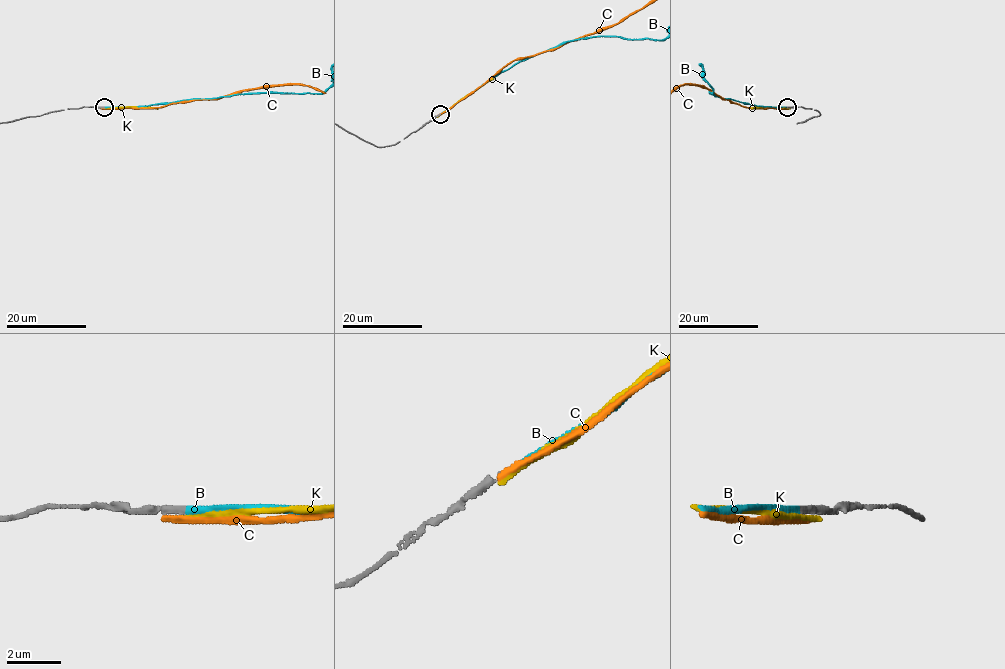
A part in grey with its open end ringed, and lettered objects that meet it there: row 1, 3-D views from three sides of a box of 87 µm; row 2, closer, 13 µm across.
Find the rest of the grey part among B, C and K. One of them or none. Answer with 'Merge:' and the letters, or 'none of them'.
Merge: B

